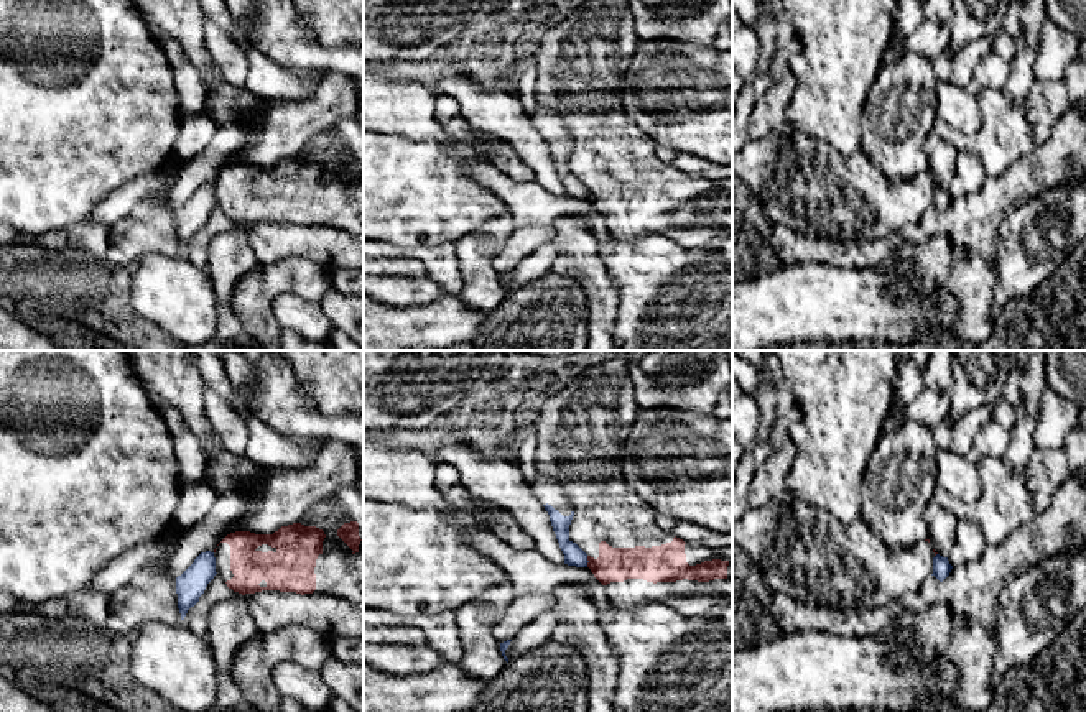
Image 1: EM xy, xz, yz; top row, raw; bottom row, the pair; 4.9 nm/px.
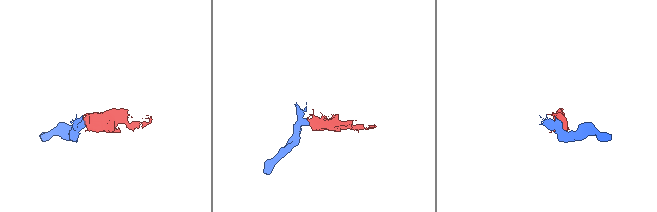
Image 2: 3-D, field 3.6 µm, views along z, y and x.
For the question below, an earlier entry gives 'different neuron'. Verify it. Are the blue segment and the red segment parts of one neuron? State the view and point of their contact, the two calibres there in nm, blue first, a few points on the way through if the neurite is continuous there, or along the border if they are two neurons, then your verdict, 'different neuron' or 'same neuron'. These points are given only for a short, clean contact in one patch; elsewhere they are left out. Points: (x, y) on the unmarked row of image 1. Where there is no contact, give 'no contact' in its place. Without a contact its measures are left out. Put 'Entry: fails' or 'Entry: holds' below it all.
meets blue in xz at (588, 193); 100 nm thick on the blue side, 180 nm on the other; border along xz (586, 188), (588, 198); different neuron
Entry: holds

